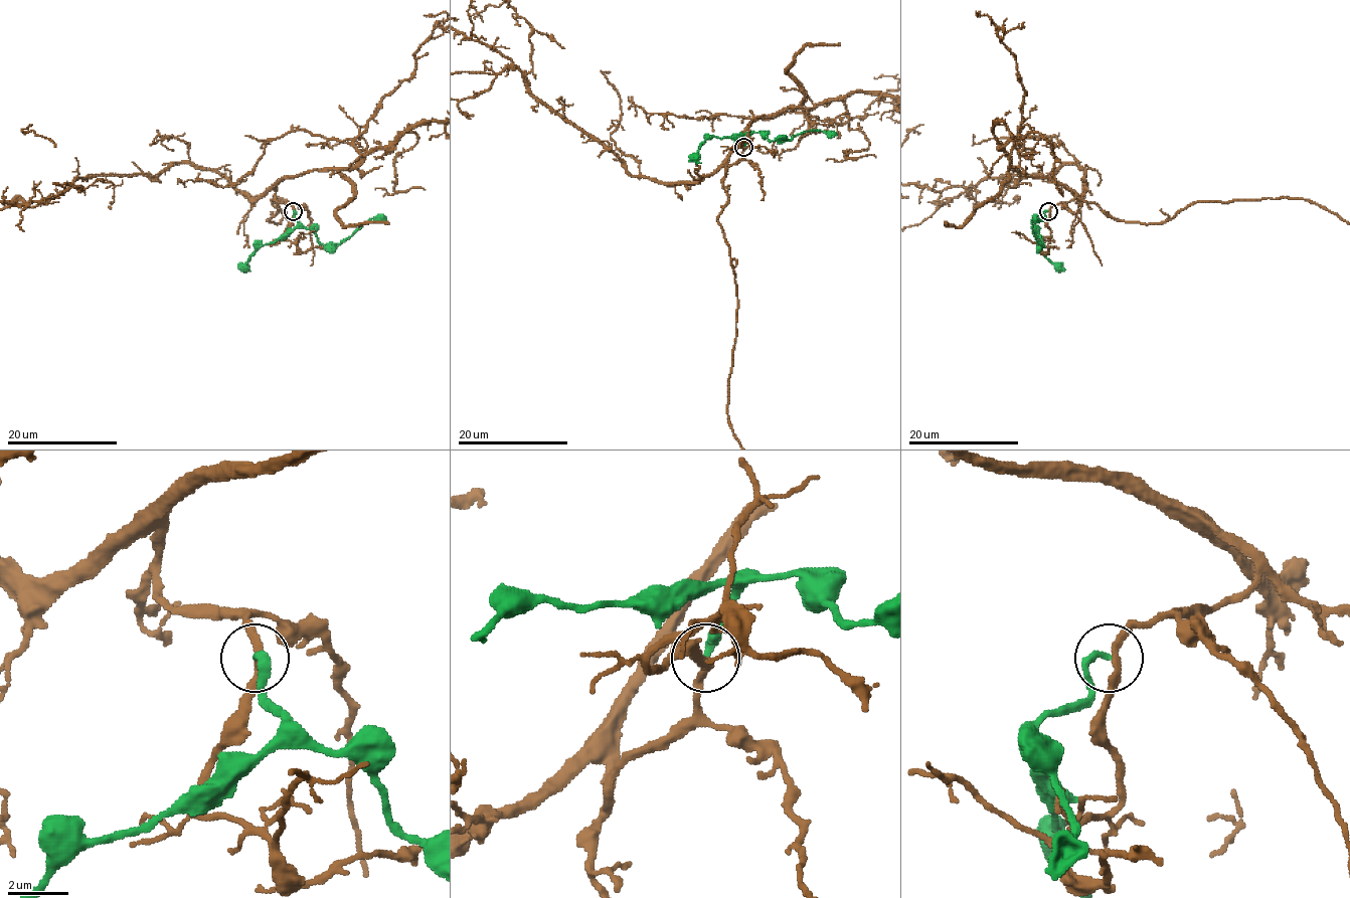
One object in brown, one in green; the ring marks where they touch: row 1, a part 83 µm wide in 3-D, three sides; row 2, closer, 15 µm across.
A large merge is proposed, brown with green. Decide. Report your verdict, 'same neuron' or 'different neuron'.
different neuron

